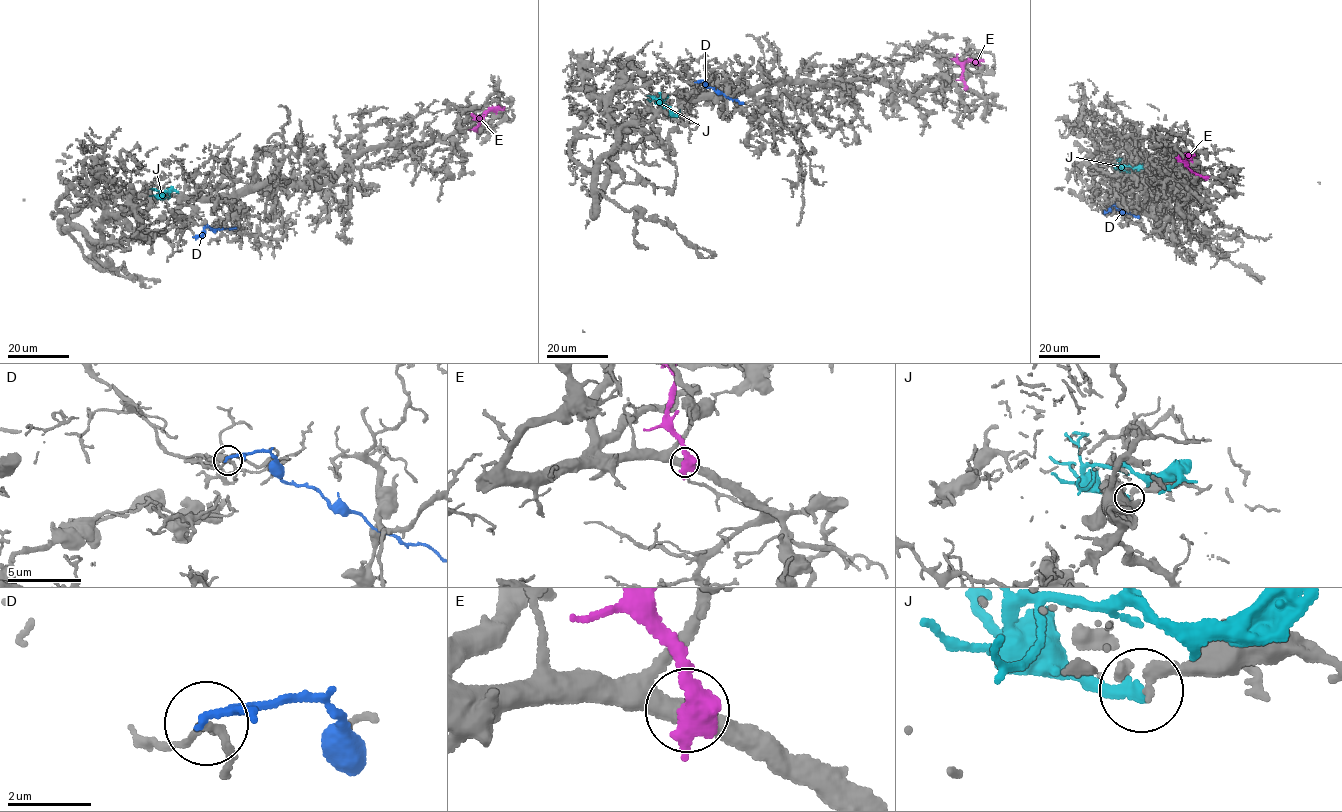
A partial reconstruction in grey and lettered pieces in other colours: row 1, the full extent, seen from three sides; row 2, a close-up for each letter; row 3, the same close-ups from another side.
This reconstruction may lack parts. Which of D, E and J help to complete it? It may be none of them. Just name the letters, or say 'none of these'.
none of these

